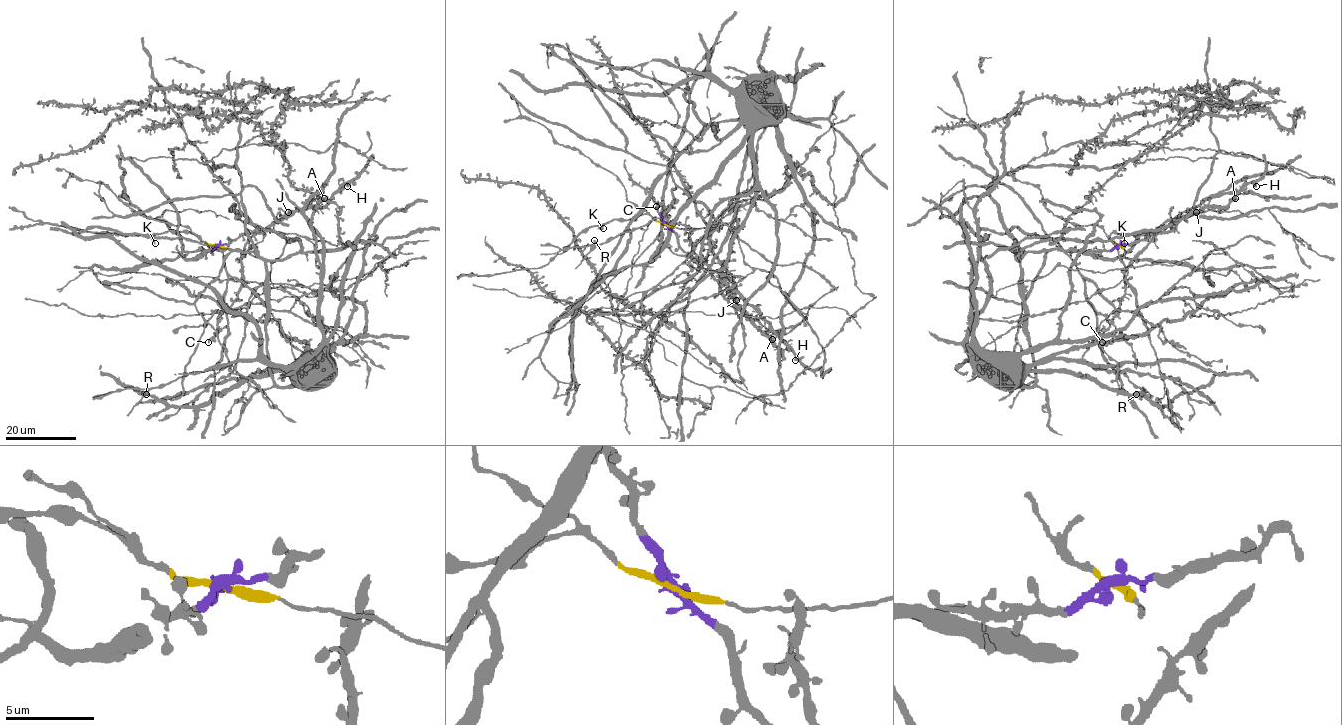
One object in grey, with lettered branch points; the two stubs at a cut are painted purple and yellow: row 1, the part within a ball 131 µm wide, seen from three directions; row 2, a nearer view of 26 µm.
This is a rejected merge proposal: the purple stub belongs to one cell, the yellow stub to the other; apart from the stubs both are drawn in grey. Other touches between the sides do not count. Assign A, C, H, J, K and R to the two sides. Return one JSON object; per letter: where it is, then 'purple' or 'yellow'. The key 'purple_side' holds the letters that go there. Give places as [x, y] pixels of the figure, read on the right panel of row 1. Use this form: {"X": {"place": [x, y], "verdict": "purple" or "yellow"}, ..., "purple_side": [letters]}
{"A": {"place": [1235, 198], "verdict": "purple"}, "C": {"place": [1102, 342], "verdict": "purple"}, "H": {"place": [1256, 186], "verdict": "purple"}, "J": {"place": [1196, 212], "verdict": "purple"}, "K": {"place": [1124, 243], "verdict": "yellow"}, "R": {"place": [1136, 394], "verdict": "yellow"}, "purple_side": ["A", "C", "H", "J"]}

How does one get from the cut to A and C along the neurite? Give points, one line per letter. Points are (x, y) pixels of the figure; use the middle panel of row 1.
A: (664, 223), (682, 249), (699, 257), (717, 279), (736, 291), (769, 325), (776, 335), (771, 339)
C: (664, 223), (676, 236), (677, 243), (700, 258), (689, 237), (690, 229), (671, 223), (666, 209), (656, 207)

